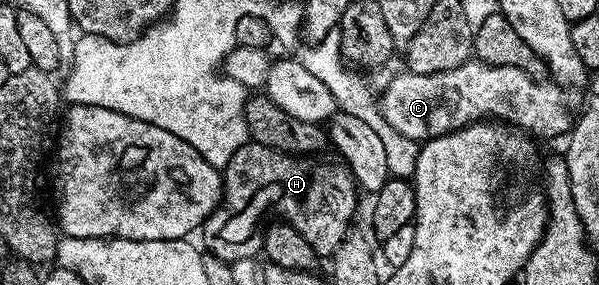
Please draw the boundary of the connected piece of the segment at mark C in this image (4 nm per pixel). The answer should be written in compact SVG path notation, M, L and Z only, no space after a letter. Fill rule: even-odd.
M472 59L461 67L433 75L396 72L388 90L379 100L379 107L389 127L418 143L484 119L494 119L540 139L570 134L573 114L563 93L566 93L564 86L556 85L550 79L535 82L525 71L515 66L491 66Z

